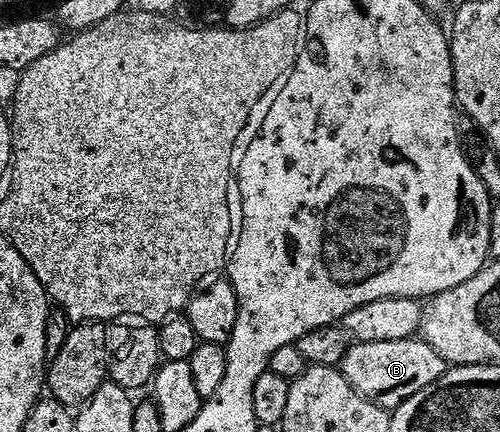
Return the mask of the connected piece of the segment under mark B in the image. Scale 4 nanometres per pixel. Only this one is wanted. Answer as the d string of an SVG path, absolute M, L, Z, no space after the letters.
M421 339L354 343L341 359L339 370L360 396L374 400L383 409L396 410L404 400L431 386L447 371L446 357L442 353L440 356L427 341Z

